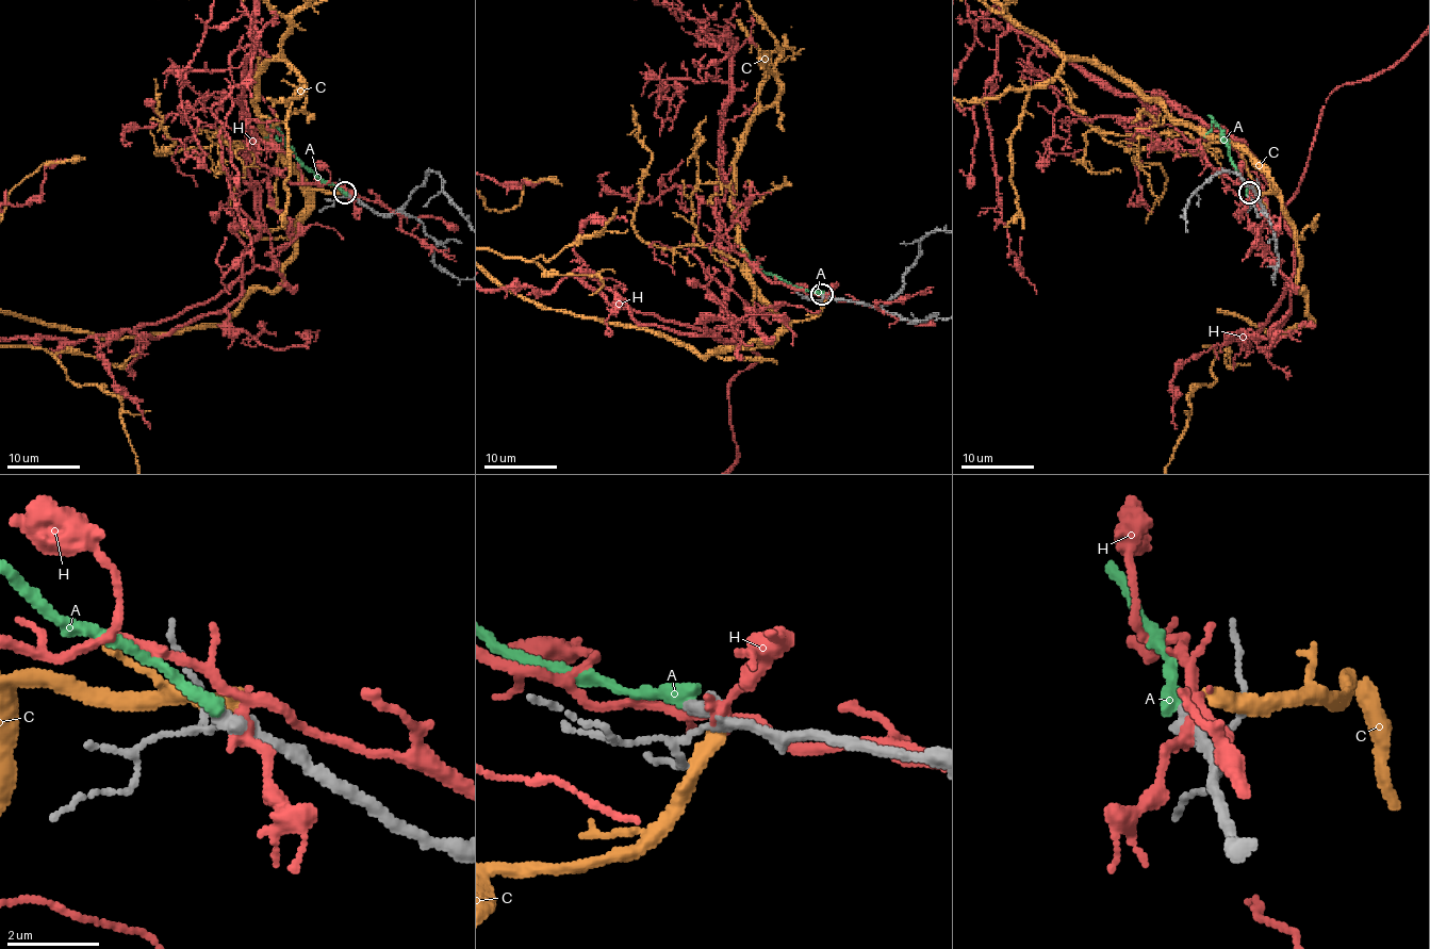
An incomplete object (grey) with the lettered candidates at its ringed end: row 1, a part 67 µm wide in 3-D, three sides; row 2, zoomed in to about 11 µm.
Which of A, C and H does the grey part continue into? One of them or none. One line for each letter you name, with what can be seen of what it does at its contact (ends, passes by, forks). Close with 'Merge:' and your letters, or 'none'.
A: It ends there
Merge: A

